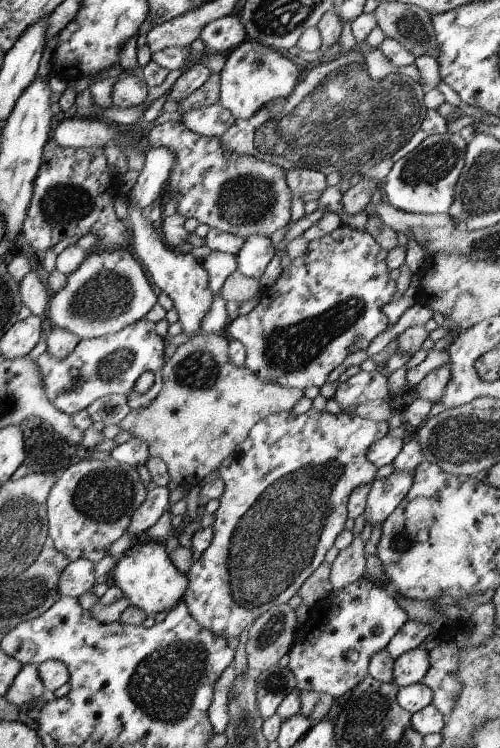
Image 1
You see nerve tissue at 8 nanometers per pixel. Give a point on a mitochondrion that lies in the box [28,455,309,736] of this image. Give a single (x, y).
(163, 686)

